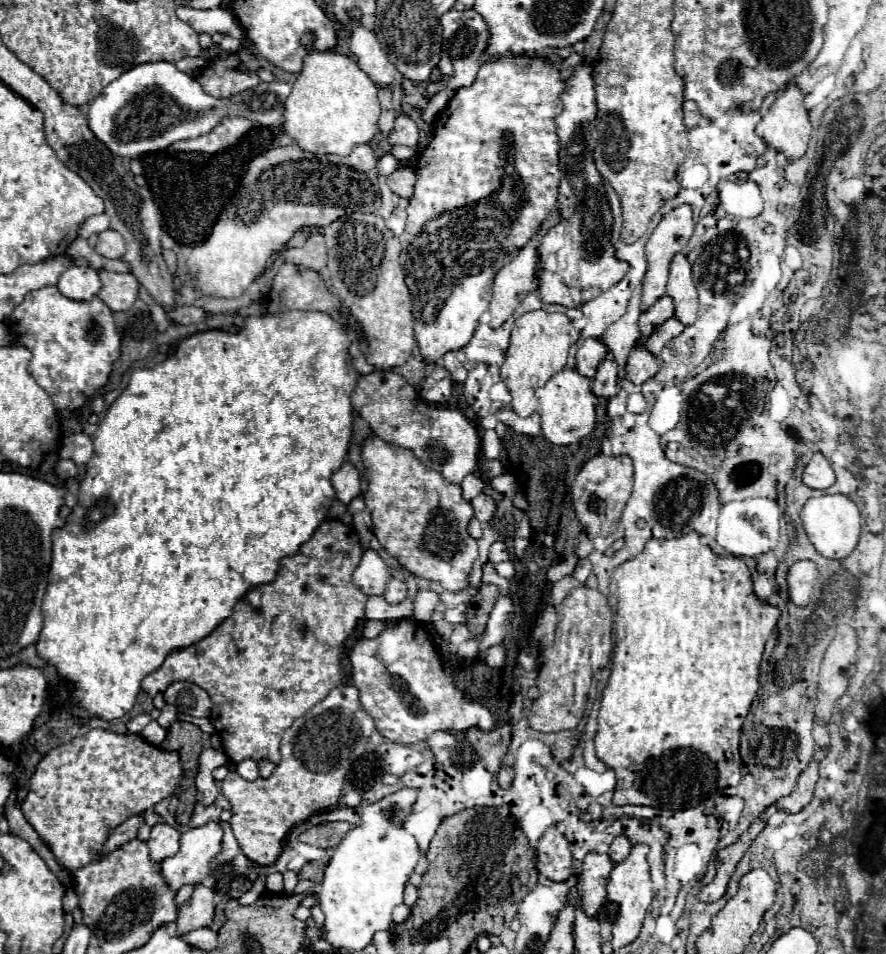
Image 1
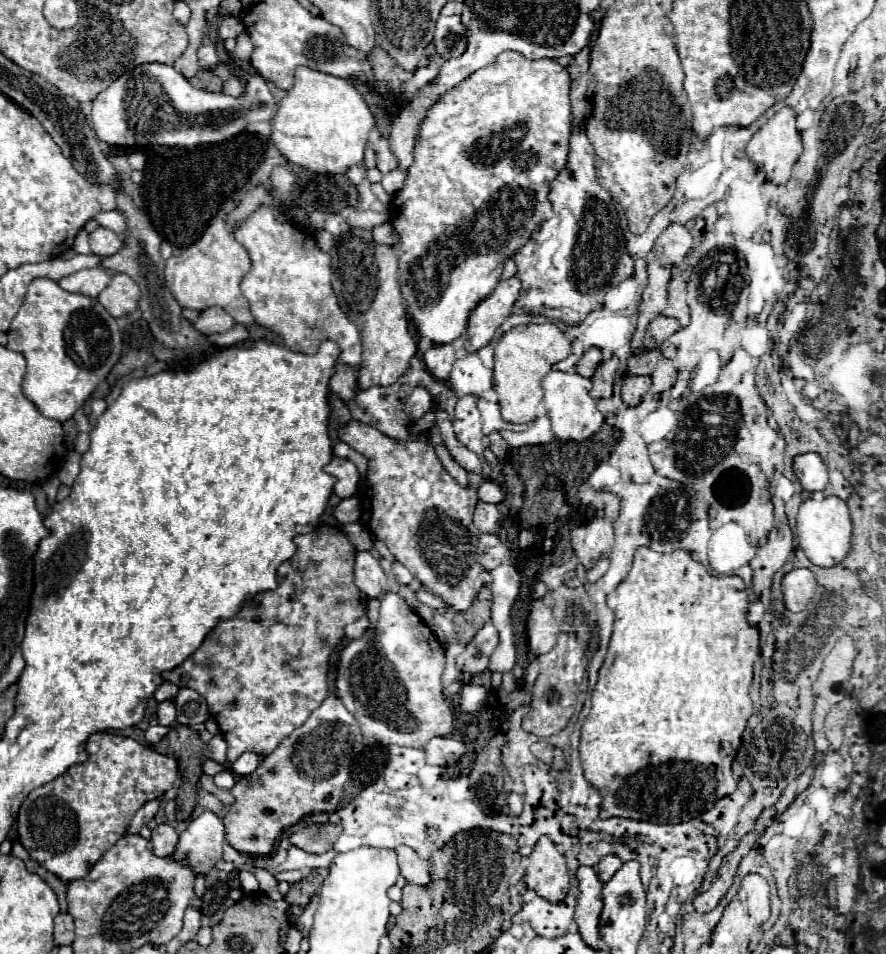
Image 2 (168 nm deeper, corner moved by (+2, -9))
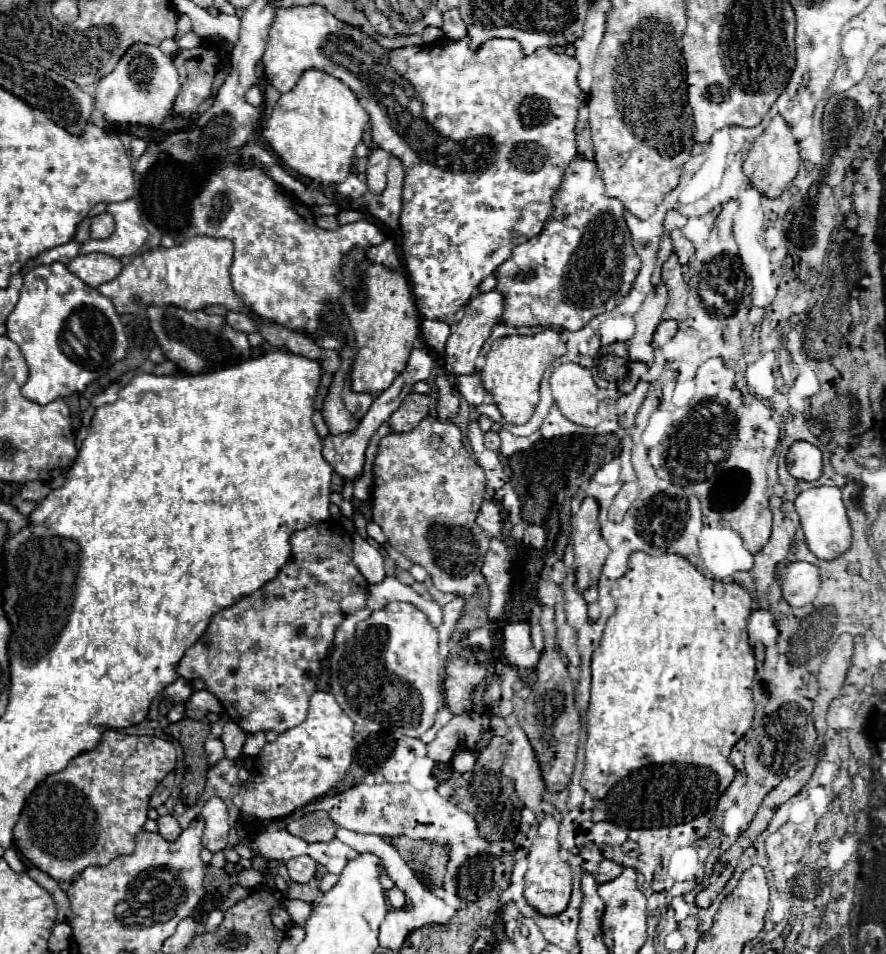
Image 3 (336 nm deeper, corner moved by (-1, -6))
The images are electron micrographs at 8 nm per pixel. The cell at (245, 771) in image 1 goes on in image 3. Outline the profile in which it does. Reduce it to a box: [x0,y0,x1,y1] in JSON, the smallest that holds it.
[244,734,266,758]

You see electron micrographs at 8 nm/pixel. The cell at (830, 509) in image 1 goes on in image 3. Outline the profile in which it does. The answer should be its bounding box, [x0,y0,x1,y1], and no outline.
[794,486,852,560]

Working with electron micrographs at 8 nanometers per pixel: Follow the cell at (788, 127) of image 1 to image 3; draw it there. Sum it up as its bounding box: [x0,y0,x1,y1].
[744,114,800,198]

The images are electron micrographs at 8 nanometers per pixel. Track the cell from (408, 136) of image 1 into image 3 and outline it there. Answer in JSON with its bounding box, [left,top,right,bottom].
[368,148,390,194]

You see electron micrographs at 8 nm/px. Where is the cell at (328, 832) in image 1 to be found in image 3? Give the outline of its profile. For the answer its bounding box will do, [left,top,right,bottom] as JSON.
[286,812,336,842]

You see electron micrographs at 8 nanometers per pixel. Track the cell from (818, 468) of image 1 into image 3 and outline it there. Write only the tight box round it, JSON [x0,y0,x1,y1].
[788,442,822,482]

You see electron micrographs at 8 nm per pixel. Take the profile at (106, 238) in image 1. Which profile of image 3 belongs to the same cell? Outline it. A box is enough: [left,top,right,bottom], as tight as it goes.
[92,212,114,238]

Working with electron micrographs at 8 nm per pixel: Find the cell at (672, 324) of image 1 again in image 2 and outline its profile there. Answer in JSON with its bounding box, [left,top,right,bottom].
[627,349,661,375]

